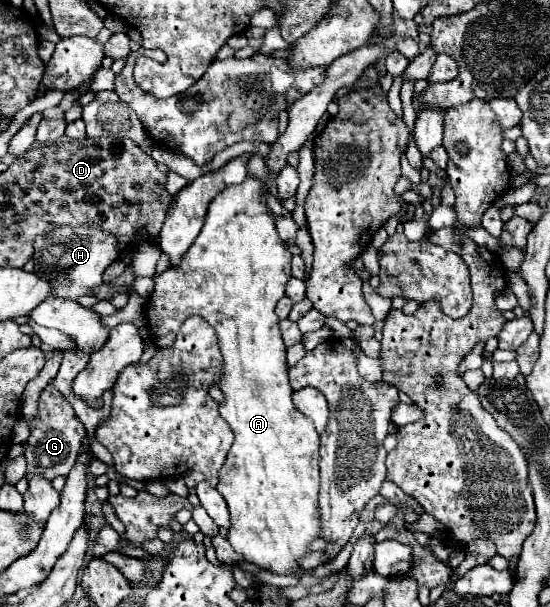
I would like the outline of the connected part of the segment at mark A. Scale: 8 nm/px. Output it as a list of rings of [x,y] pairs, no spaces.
[[[251,175],[241,185],[229,187],[213,199],[207,221],[181,263],[153,277],[155,289],[147,305],[147,323],[155,347],[173,345],[177,329],[189,315],[201,315],[217,331],[223,353],[221,391],[225,395],[219,413],[235,435],[217,485],[231,513],[227,539],[245,561],[277,575],[299,575],[297,559],[311,553],[309,543],[319,537],[319,433],[313,421],[301,415],[291,401],[293,389],[287,377],[285,345],[275,315],[275,305],[285,295],[285,285],[291,279],[291,253],[277,235],[265,197],[261,179]]]

